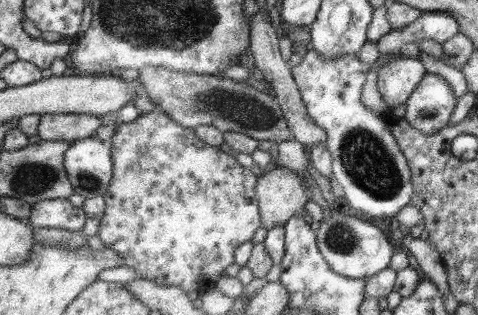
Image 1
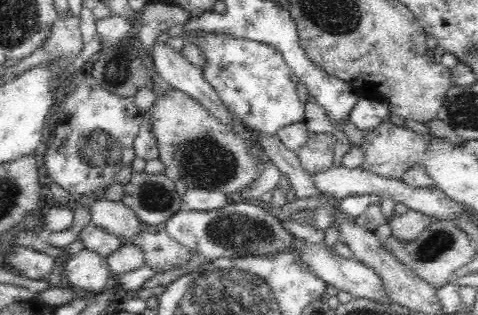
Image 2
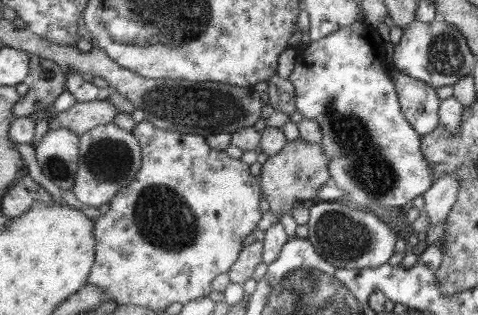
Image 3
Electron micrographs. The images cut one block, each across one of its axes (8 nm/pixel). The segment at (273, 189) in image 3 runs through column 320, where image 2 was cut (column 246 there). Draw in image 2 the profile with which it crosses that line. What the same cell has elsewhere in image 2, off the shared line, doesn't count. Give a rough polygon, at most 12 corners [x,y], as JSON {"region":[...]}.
{"region":[[170,90],[152,104],[164,176],[240,194],[260,178],[248,142]]}

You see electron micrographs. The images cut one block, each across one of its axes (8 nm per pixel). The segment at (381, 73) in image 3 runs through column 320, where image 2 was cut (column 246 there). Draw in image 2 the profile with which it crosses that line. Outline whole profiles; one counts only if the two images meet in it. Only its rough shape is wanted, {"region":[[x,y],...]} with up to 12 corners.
{"region":[[192,34],[202,72],[246,130],[304,122],[292,70],[250,38]]}

